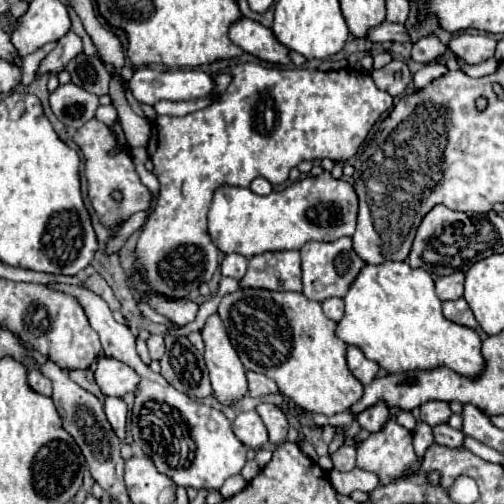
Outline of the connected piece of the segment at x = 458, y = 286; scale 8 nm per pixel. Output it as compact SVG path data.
M460 270L436 280L436 294L442 302L444 300L458 300L462 296L462 292L464 292L464 274Z

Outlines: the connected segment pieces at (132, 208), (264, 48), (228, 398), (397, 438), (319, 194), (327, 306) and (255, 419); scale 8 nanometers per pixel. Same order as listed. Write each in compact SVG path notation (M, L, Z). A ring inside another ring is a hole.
M96 118L88 120L82 128L76 130L74 142L80 146L80 150L82 150L84 158L86 158L86 170L84 170L84 174L86 174L86 180L88 180L88 196L90 196L92 206L96 208L100 220L108 228L126 222L134 212L146 210L150 206L150 192L140 182L140 178L138 178L138 174L134 170L130 154L124 154L124 152L120 152L116 156L108 154L108 150L112 150L116 146L116 142L114 142L114 136L112 136L112 132L108 130L108 126L104 122L100 122ZM112 190L120 190L122 192L124 198L122 198L120 204L112 200L112 196L110 196Z
M242 18L230 28L230 40L240 46L244 52L254 54L256 58L270 62L270 64L284 64L290 66L290 50L282 46L276 38L274 32L260 22Z
M212 314L208 318L206 326L202 328L202 338L206 344L204 360L210 372L214 396L220 404L226 406L242 400L248 392L246 368L242 366L236 350L232 348L218 314Z
M392 418L382 432L370 434L356 450L358 450L358 468L376 474L380 478L380 484L398 482L408 476L418 476L422 472L422 458L414 452L412 432L396 424L396 418Z
M322 172L268 196L258 196L248 188L218 188L208 210L208 232L224 254L238 252L252 258L264 252L300 250L308 240L334 242L342 236L352 236L356 216L358 196L354 186L346 180L332 178L330 172Z
M328 298L328 300L322 302L324 314L326 314L330 320L334 320L334 322L340 322L340 320L342 320L342 314L344 314L342 306L344 306L342 298Z
M256 410L238 414L238 418L232 424L232 430L246 448L260 448L268 442L266 426Z

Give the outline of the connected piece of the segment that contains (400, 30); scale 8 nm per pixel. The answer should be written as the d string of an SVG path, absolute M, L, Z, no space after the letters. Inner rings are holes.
M382 22L380 26L370 30L368 40L372 40L372 42L410 42L410 34L404 24Z

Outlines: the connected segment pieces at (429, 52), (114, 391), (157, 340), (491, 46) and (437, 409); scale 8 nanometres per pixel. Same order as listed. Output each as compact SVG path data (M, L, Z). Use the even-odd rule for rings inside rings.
M428 34L412 46L412 60L430 64L430 62L438 62L444 56L444 52L446 46L440 42L440 38L436 34Z
M102 358L94 372L96 384L100 386L102 394L106 396L124 396L136 390L138 374L124 362L114 358Z
M152 334L152 336L148 338L148 350L150 350L150 358L152 358L152 360L160 360L162 354L164 354L164 338Z
M458 34L450 40L448 48L466 64L480 64L494 56L496 40L486 34Z
M424 402L420 406L420 418L430 426L448 422L450 414L452 412L450 412L450 406L446 402Z

